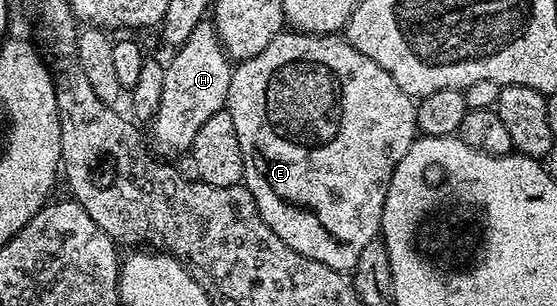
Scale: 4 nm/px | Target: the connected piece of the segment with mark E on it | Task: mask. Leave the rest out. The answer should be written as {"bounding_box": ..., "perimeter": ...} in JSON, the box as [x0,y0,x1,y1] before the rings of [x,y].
{"bounding_box":[226,29,418,272],"perimeter":[[[288,29],[276,35],[274,41],[270,41],[270,45],[266,45],[266,49],[258,53],[258,57],[250,57],[233,66],[226,110],[234,121],[234,133],[238,133],[238,145],[244,158],[242,183],[254,197],[262,221],[266,221],[266,225],[270,225],[270,229],[274,229],[274,233],[278,233],[278,237],[286,241],[286,245],[290,245],[290,249],[302,253],[302,257],[322,261],[322,265],[330,265],[330,269],[335,271],[351,272],[362,254],[362,249],[366,249],[366,245],[370,245],[370,241],[380,235],[382,209],[386,205],[386,193],[392,184],[394,169],[398,169],[398,161],[406,157],[410,145],[418,138],[413,96],[406,94],[398,81],[394,81],[394,77],[390,77],[390,73],[382,69],[382,65],[370,61],[366,53],[358,53],[358,49],[354,49],[347,38],[339,34],[306,35],[295,29]]]}

